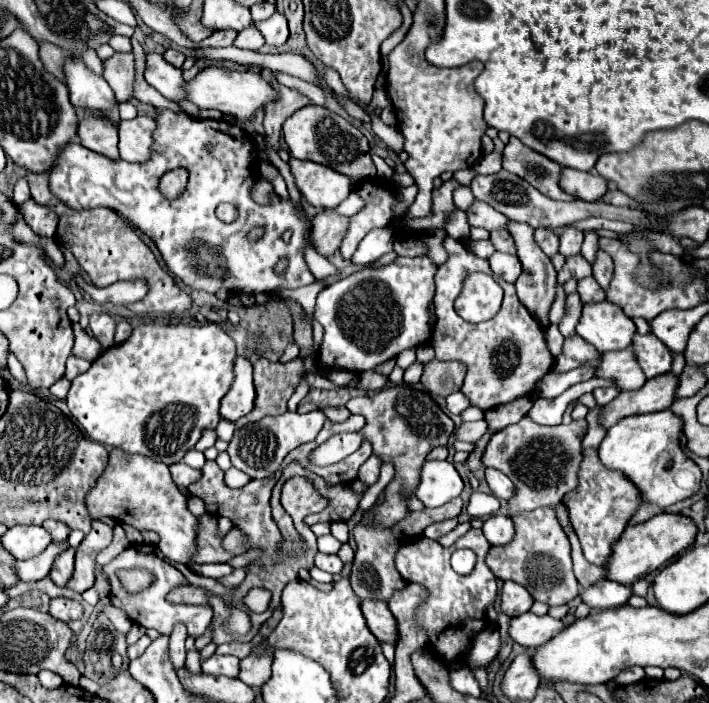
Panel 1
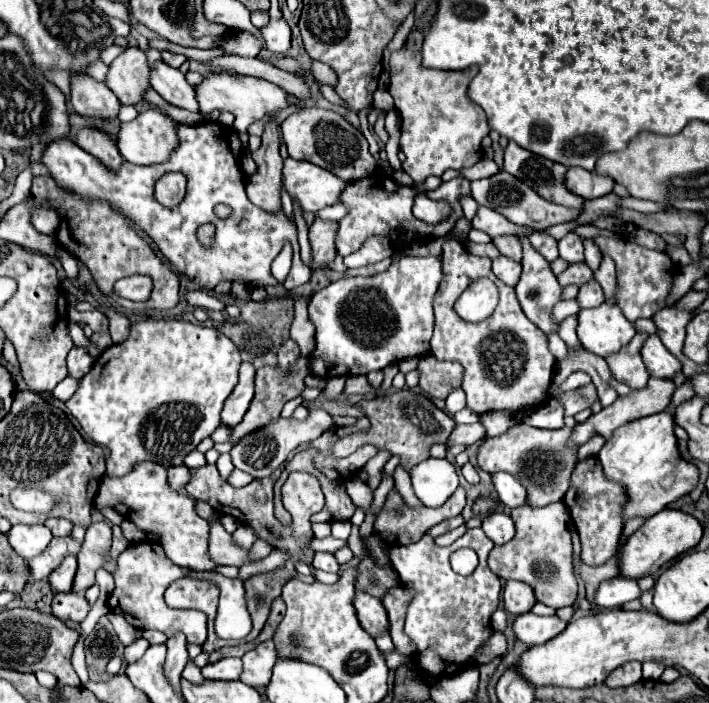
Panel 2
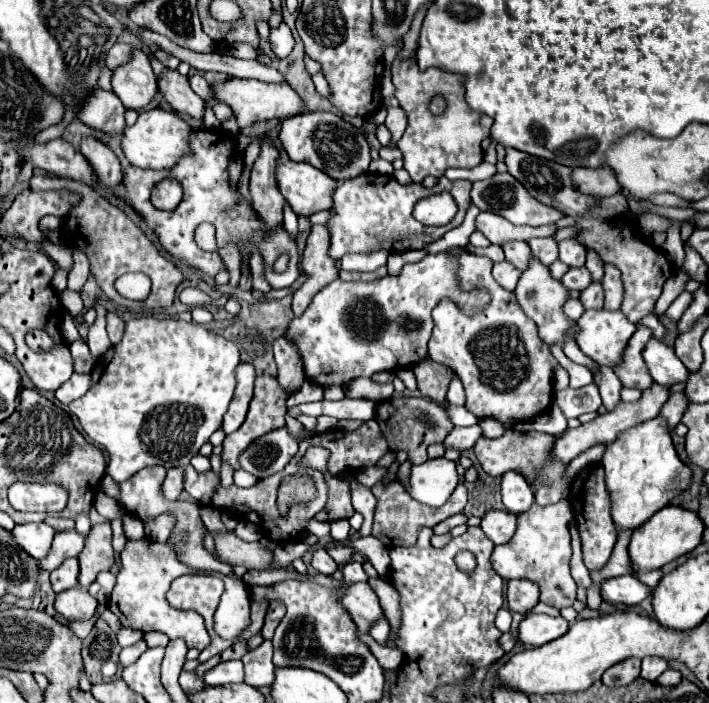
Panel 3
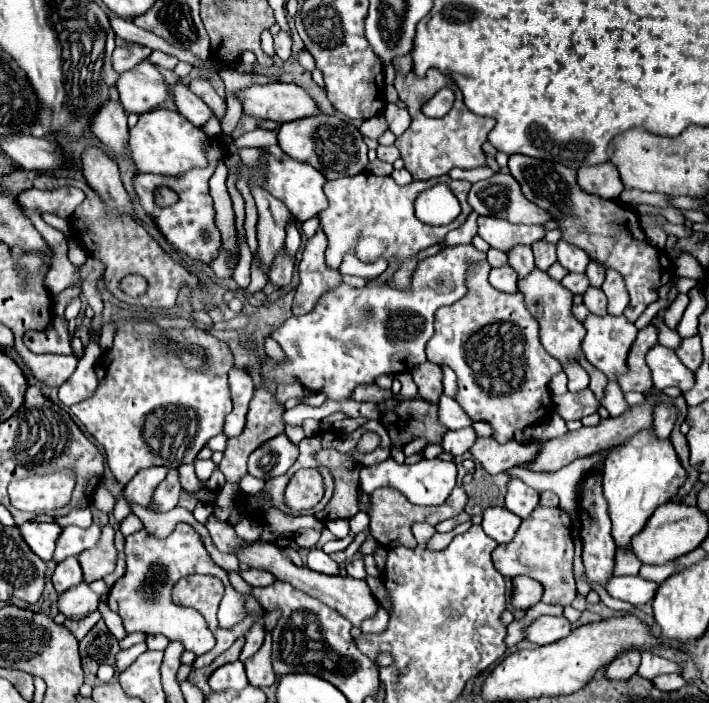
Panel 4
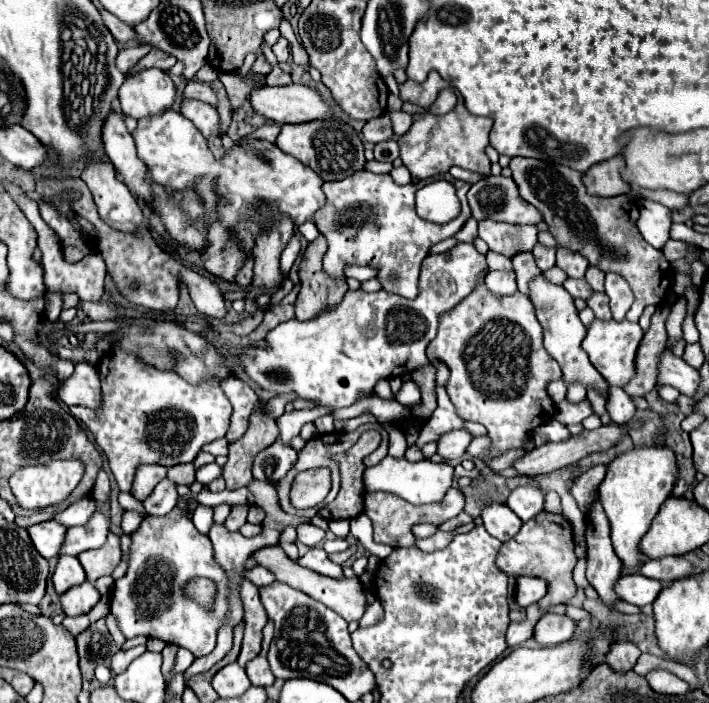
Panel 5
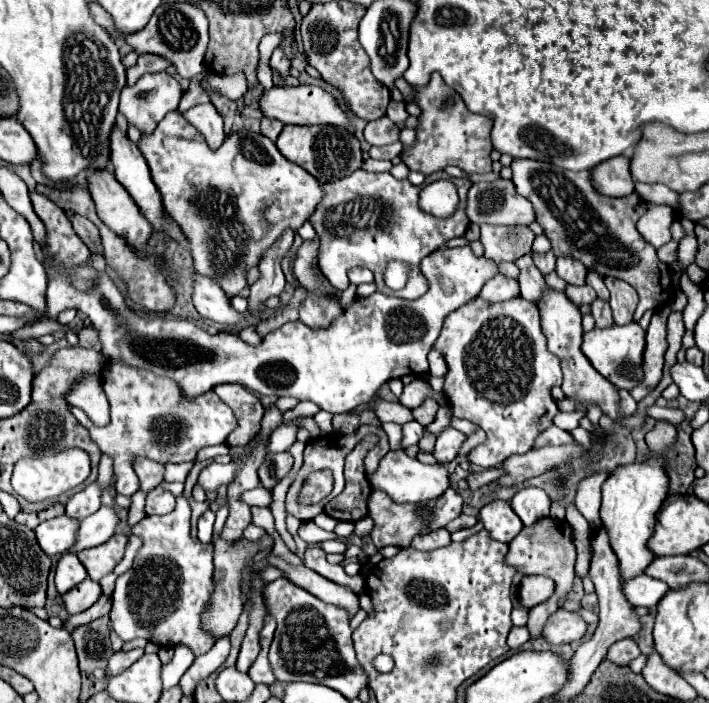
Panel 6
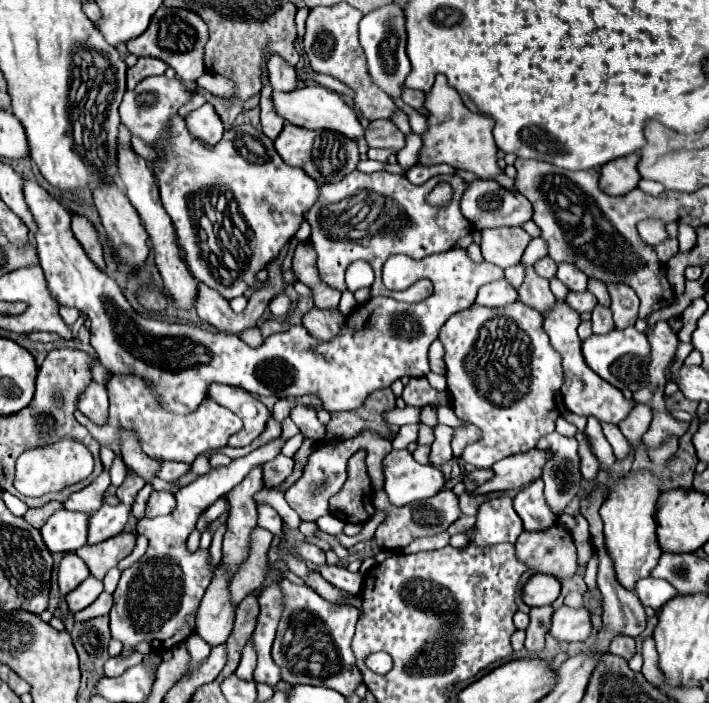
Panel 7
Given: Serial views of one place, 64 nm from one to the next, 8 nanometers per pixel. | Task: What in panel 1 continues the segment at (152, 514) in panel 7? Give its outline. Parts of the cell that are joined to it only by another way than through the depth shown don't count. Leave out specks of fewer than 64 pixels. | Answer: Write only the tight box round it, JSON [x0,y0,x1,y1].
[170,462,200,488]

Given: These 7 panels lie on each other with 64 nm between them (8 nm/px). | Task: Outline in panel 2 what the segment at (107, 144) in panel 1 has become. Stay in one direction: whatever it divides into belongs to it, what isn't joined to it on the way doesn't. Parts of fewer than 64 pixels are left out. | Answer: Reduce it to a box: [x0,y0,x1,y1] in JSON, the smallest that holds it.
[76,128,122,172]

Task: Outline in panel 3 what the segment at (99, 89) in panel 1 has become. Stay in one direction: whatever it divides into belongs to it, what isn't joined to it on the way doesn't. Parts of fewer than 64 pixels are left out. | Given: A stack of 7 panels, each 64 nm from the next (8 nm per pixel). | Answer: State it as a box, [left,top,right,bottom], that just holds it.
[78,90,126,136]

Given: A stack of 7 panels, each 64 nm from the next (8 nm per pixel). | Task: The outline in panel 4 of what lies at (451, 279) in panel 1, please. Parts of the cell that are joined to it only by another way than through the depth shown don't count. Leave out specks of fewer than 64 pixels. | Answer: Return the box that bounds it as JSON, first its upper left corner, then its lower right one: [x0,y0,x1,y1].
[426,260,562,444]

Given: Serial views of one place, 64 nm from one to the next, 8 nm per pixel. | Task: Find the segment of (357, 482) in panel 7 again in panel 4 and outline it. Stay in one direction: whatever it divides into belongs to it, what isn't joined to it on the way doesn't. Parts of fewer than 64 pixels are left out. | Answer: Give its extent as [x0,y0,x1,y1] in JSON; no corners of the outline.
[316,432,380,518]

